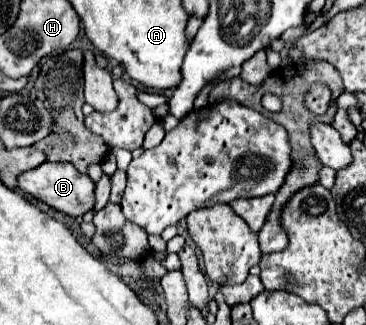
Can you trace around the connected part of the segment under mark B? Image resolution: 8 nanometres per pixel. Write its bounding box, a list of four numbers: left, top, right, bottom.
[18,162,94,218]

